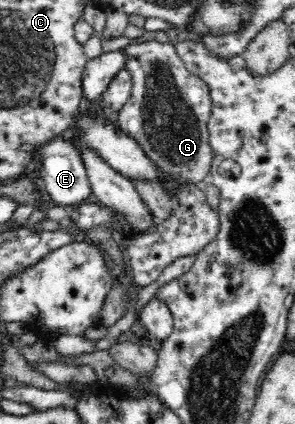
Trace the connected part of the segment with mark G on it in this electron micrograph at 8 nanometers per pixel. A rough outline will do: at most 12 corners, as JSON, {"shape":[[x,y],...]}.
{"shape":[[172,44],[123,50],[119,127],[169,180],[208,181],[208,85]]}

